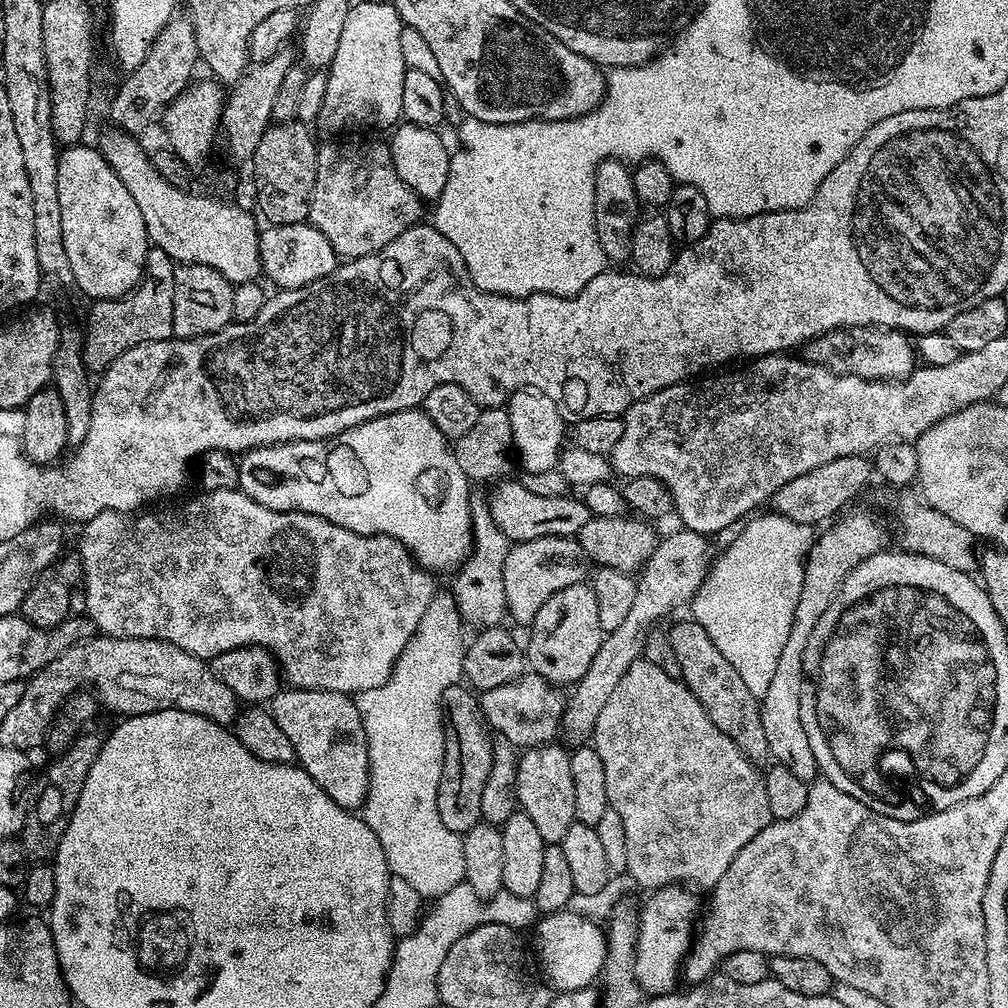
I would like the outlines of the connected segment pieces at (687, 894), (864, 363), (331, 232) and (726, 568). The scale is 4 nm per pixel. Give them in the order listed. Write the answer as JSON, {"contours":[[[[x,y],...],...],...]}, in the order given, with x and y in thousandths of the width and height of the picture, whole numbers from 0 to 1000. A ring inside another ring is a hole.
{"contours":[[[[679,879],[652,881],[644,888],[647,890],[640,895],[639,902],[634,902],[635,922],[627,961],[635,976],[636,985],[644,989],[662,988],[672,983],[671,972],[673,976],[677,968],[679,950],[687,939],[692,906],[696,901],[696,897],[690,894],[689,887],[691,888],[689,884]]],[[[831,325],[811,333],[797,346],[797,356],[816,361],[824,369],[835,369],[860,377],[898,377],[911,364],[911,349],[902,330],[887,325]]],[[[329,137],[326,143],[318,142],[313,149],[313,180],[312,181],[312,188],[310,189],[310,197],[308,198],[308,208],[306,209],[305,221],[312,223],[315,228],[319,228],[319,232],[323,232],[323,236],[327,240],[327,244],[331,244],[334,255],[350,258],[356,254],[363,252],[371,252],[375,248],[379,248],[379,244],[387,244],[387,240],[391,240],[391,236],[395,236],[395,232],[399,232],[403,227],[409,226],[418,221],[422,203],[411,188],[407,188],[407,185],[403,185],[403,181],[399,181],[399,177],[395,177],[395,173],[389,164],[389,149],[384,142],[376,143],[373,139],[341,139],[345,137]]],[[[763,507],[762,512],[754,511],[747,511],[728,540],[717,545],[714,553],[709,553],[698,579],[685,600],[686,614],[692,616],[696,625],[704,629],[708,641],[716,645],[720,657],[732,665],[744,688],[751,692],[758,690],[764,682],[768,665],[772,662],[772,653],[776,650],[776,641],[780,641],[780,633],[784,630],[788,603],[792,601],[792,591],[796,589],[798,557],[802,554],[808,535],[807,521],[788,518],[768,507]]]]}

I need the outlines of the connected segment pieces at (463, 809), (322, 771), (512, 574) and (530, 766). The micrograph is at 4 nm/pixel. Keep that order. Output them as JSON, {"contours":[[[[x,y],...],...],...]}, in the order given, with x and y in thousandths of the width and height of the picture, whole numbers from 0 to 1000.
{"contours":[[[[459,678],[442,681],[437,698],[440,701],[440,755],[433,785],[435,812],[442,823],[459,827],[477,816],[478,783],[486,769],[489,731],[480,716],[476,691],[467,682]]],[[[287,682],[275,687],[273,692],[265,695],[264,701],[272,716],[276,716],[280,728],[288,732],[288,740],[292,740],[297,761],[301,762],[304,768],[308,768],[308,772],[312,772],[312,776],[335,800],[346,804],[360,803],[361,794],[365,791],[365,737],[352,693],[340,687]]],[[[547,532],[517,540],[509,539],[502,552],[502,565],[498,565],[504,594],[503,610],[509,611],[520,621],[527,620],[534,604],[550,589],[554,589],[554,585],[580,578],[583,563],[585,567],[582,550],[577,546],[574,535],[566,532]]],[[[545,736],[537,738],[535,742],[525,742],[512,756],[512,796],[515,805],[522,808],[522,812],[530,814],[534,827],[538,827],[541,838],[554,837],[562,831],[562,823],[571,816],[569,808],[569,771],[565,769],[564,743],[555,742],[555,737]]]]}

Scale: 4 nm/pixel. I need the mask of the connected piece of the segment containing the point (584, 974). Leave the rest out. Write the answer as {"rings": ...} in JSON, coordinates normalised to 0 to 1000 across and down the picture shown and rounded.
{"rings":[[[571,903],[545,905],[533,912],[531,925],[532,952],[540,963],[541,974],[549,980],[549,985],[586,980],[596,971],[599,951],[603,945],[603,930],[592,914],[584,913]]]}

